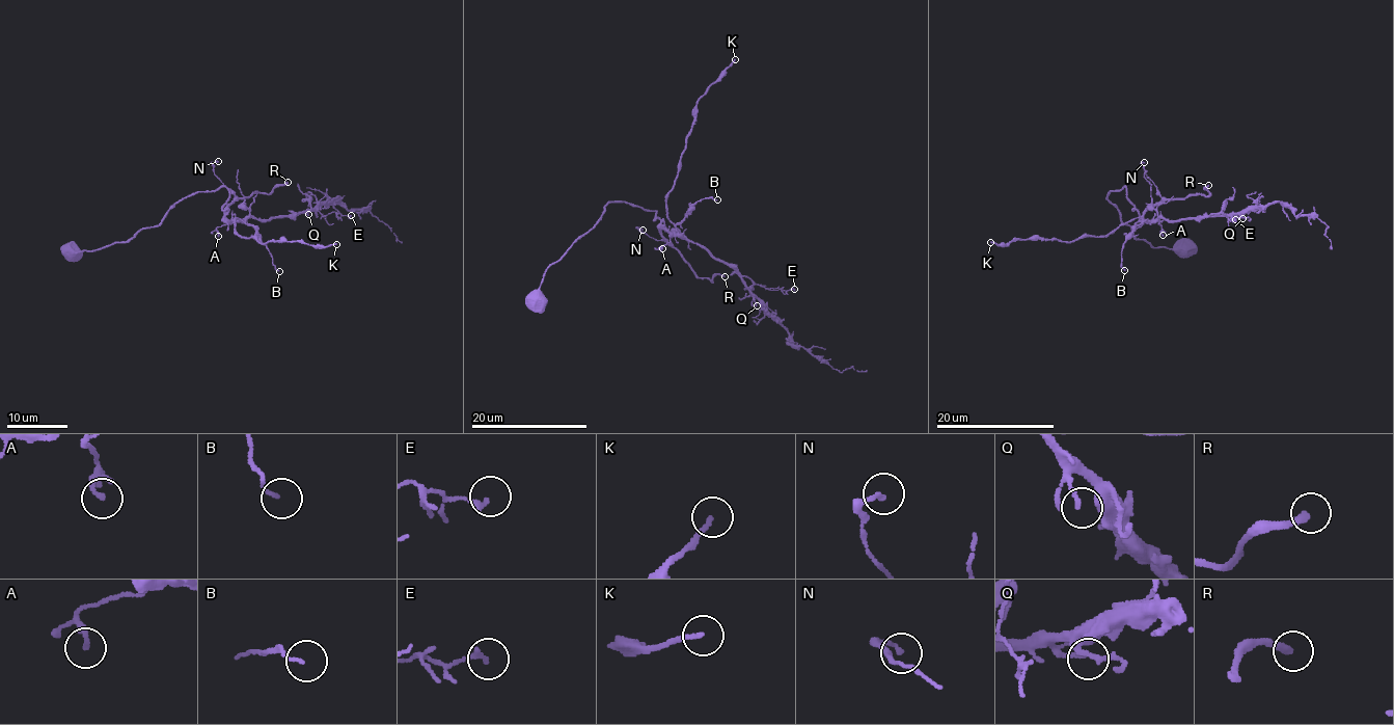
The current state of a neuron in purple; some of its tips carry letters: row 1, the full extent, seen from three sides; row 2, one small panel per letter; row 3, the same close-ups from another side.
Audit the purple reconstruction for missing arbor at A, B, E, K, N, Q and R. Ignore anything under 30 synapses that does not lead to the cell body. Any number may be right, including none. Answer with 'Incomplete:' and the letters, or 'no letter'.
Incomplete: R

